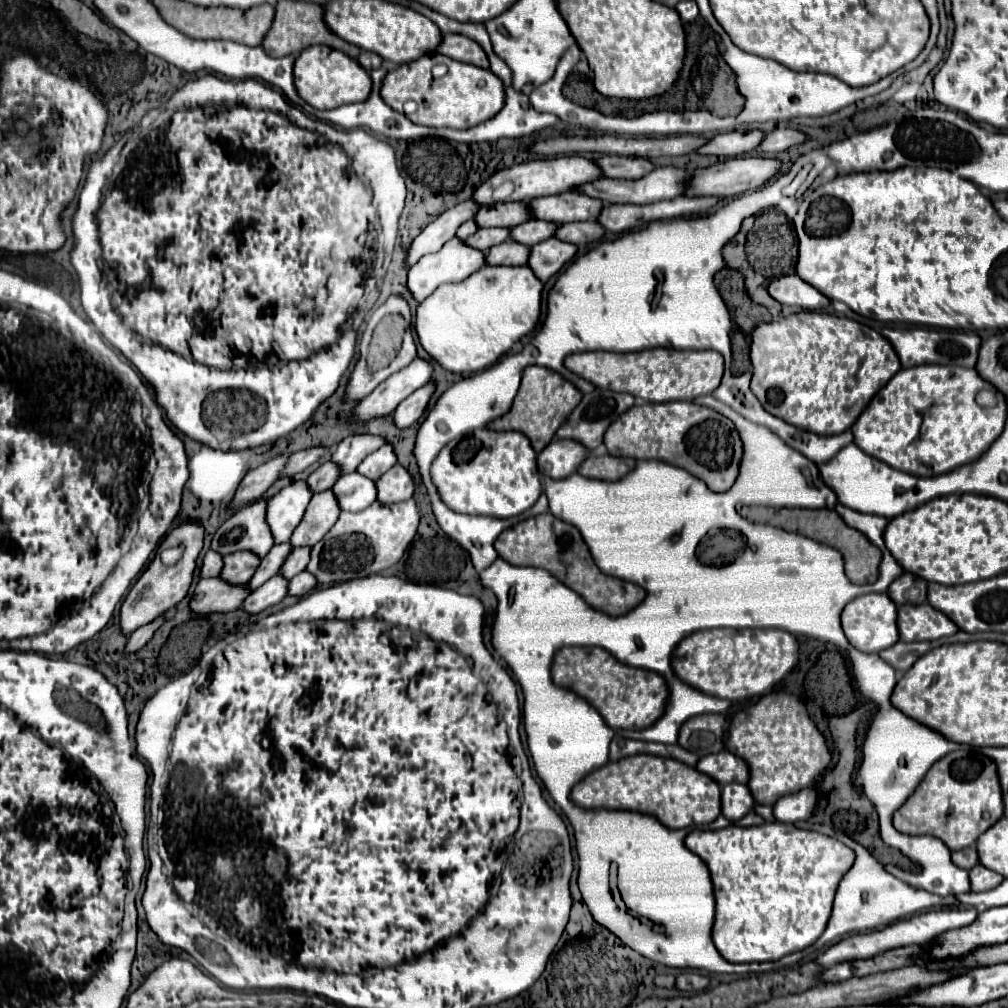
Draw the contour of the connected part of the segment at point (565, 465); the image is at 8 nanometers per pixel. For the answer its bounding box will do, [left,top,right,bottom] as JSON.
[537,440,587,478]

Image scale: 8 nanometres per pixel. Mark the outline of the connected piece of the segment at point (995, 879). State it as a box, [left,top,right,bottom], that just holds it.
[969,864,1003,892]

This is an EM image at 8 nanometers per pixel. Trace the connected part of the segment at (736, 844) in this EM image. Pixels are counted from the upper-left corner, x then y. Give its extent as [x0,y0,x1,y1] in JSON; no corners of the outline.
[685,822,855,962]

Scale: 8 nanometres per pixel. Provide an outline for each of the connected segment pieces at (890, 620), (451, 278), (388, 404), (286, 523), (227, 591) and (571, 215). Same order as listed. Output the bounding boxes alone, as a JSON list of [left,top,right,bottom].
[[841,594,899,652],[407,236,485,302],[355,356,433,422],[267,480,313,542],[191,578,249,614],[529,192,605,224]]

